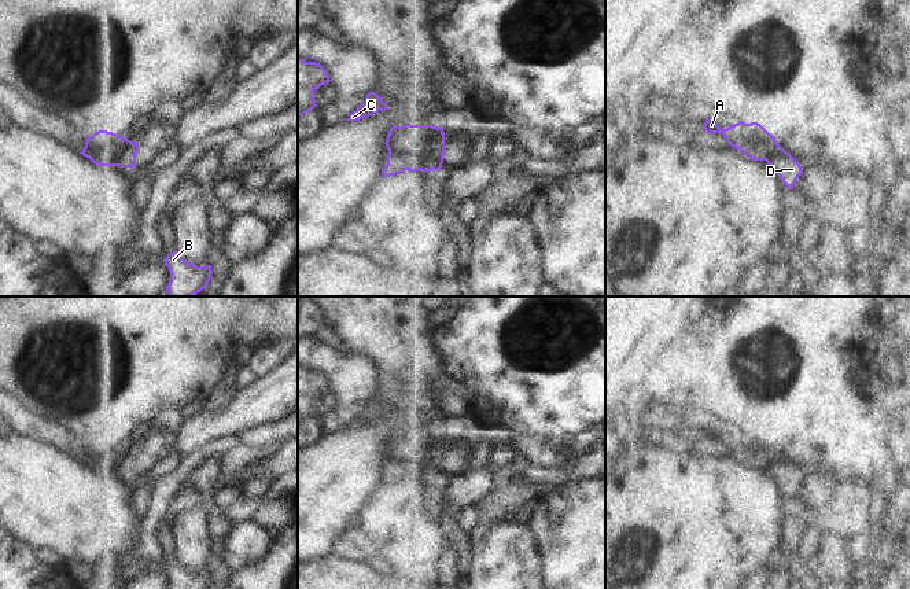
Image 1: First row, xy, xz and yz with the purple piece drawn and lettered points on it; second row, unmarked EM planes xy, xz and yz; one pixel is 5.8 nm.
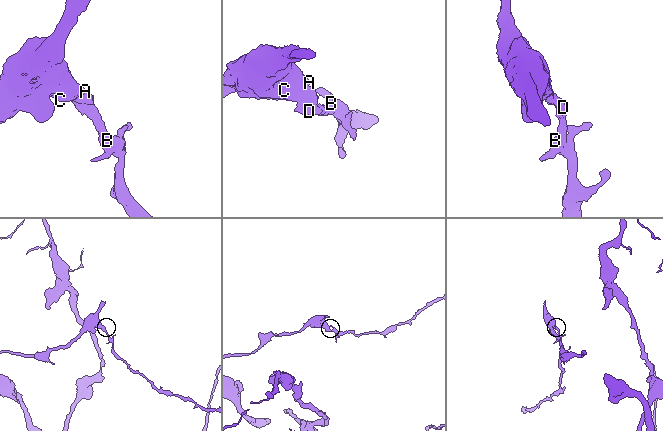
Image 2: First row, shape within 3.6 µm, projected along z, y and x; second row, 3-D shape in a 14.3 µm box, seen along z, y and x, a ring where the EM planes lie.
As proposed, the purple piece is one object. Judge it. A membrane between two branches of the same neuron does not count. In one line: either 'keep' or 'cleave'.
cleave

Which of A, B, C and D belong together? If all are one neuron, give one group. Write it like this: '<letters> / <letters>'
A C / B D

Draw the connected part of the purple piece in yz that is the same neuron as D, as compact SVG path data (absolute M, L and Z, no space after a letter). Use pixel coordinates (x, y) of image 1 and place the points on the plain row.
M775 446L771 448L771 456L766 470L789 497L793 496L793 492L803 481L800 471L781 456Z

